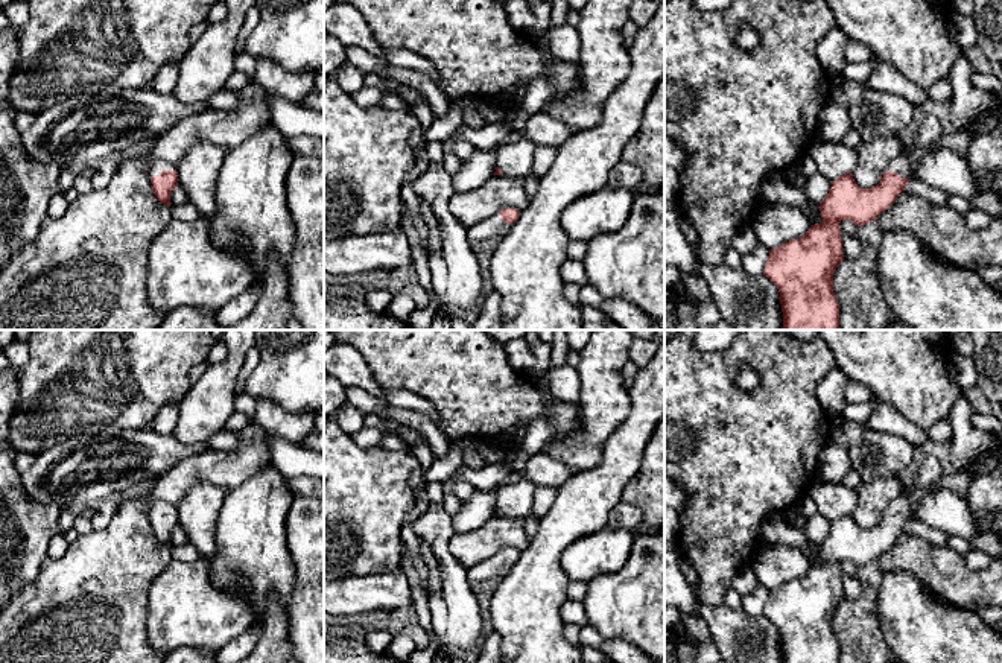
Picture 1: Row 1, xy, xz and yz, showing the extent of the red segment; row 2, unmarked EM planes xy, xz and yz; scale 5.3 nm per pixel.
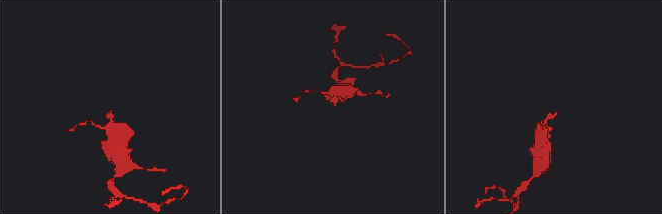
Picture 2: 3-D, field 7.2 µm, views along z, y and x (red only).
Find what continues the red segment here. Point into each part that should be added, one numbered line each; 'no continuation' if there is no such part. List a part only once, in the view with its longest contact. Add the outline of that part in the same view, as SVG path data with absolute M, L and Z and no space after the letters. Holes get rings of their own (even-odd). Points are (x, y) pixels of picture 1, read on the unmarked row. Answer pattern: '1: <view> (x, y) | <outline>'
1: xy (155, 507) | M152 499L149 502L149 519L152 520L154 517L160 515L163 511L175 511L176 506L164 502L164 500L157 500L157 499Z

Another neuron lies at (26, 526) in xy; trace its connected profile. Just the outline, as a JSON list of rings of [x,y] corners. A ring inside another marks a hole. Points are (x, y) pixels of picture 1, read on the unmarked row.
[[[8,366],[0,371],[0,607],[36,579],[49,541],[61,532],[61,508],[30,499],[15,468],[8,435],[18,395],[17,370]]]

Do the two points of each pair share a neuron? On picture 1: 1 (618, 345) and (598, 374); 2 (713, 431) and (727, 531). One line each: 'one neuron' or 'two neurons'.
1: one neuron
2: one neuron

